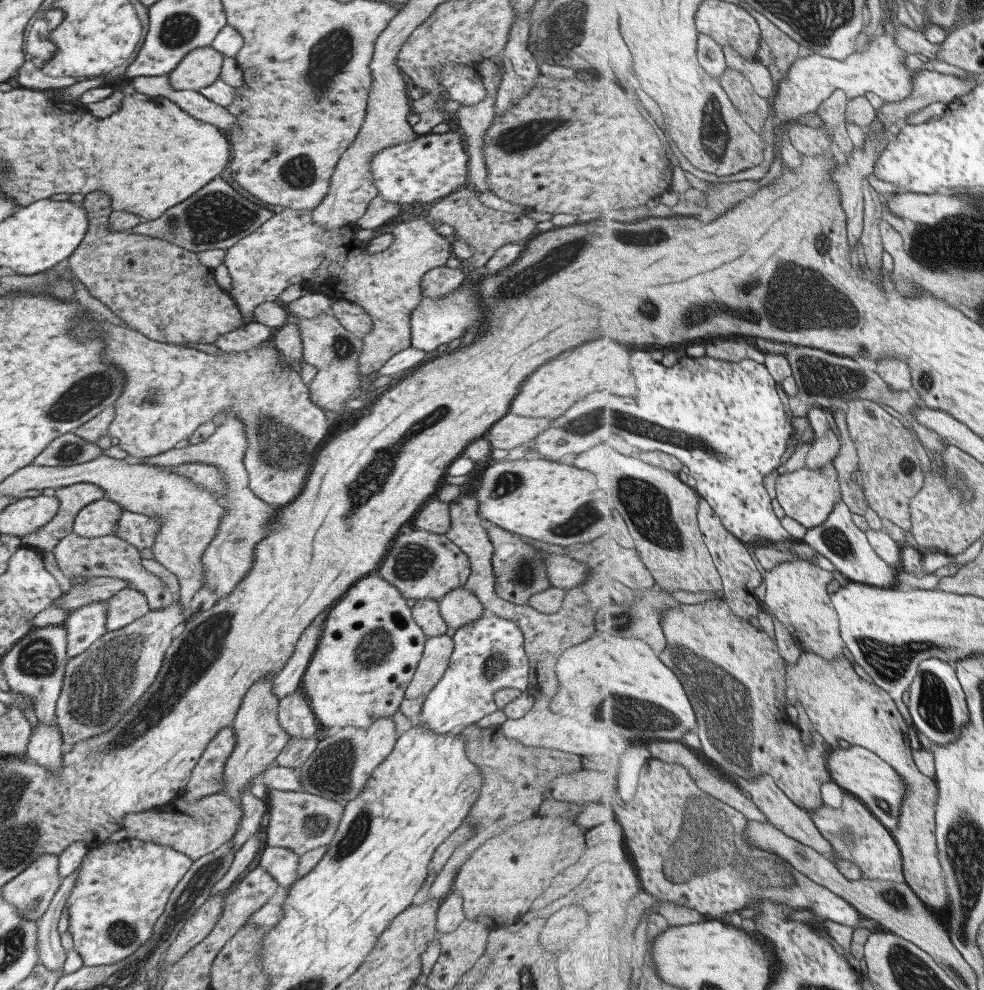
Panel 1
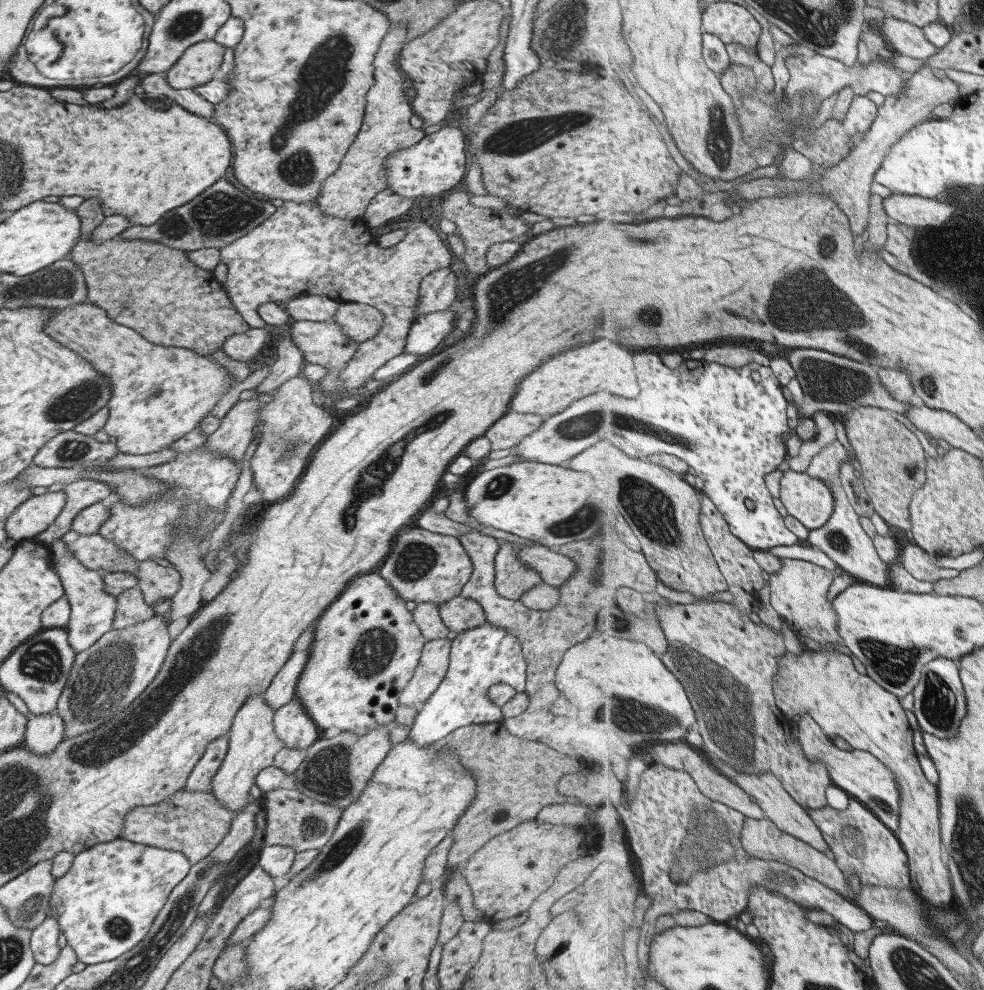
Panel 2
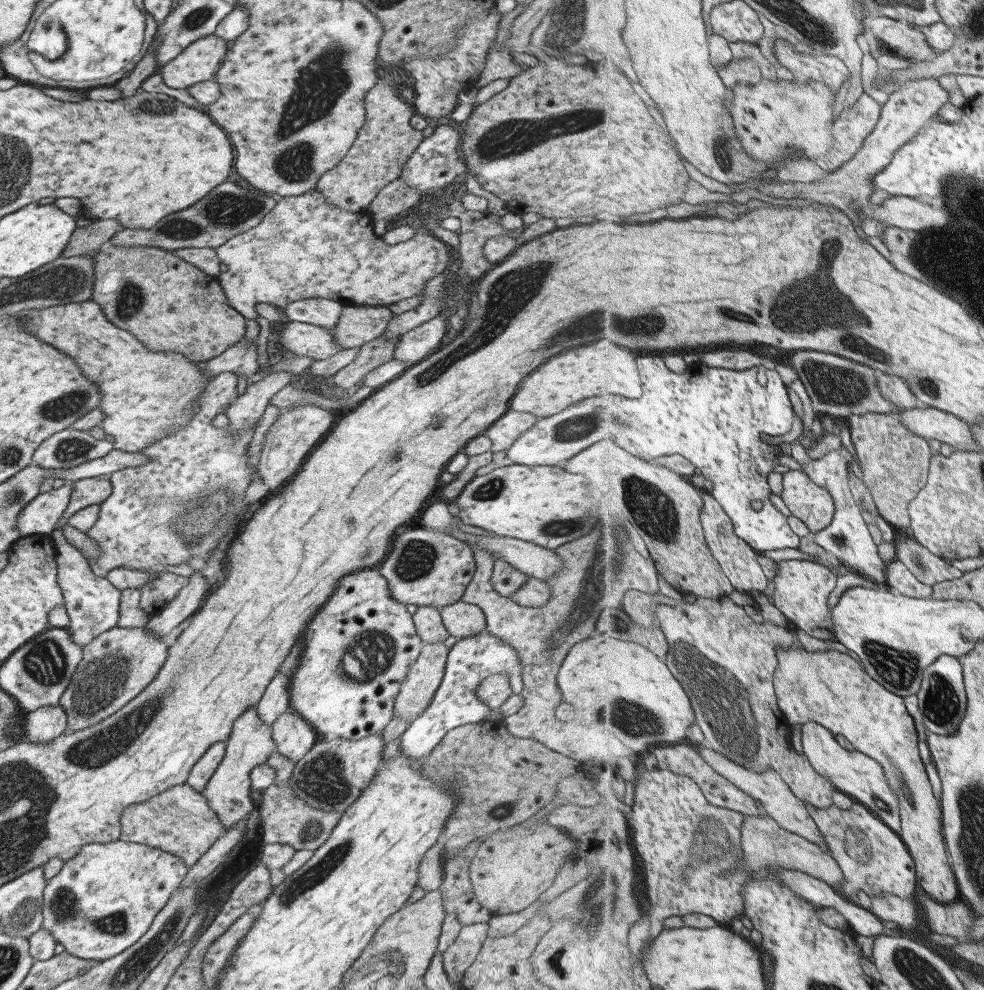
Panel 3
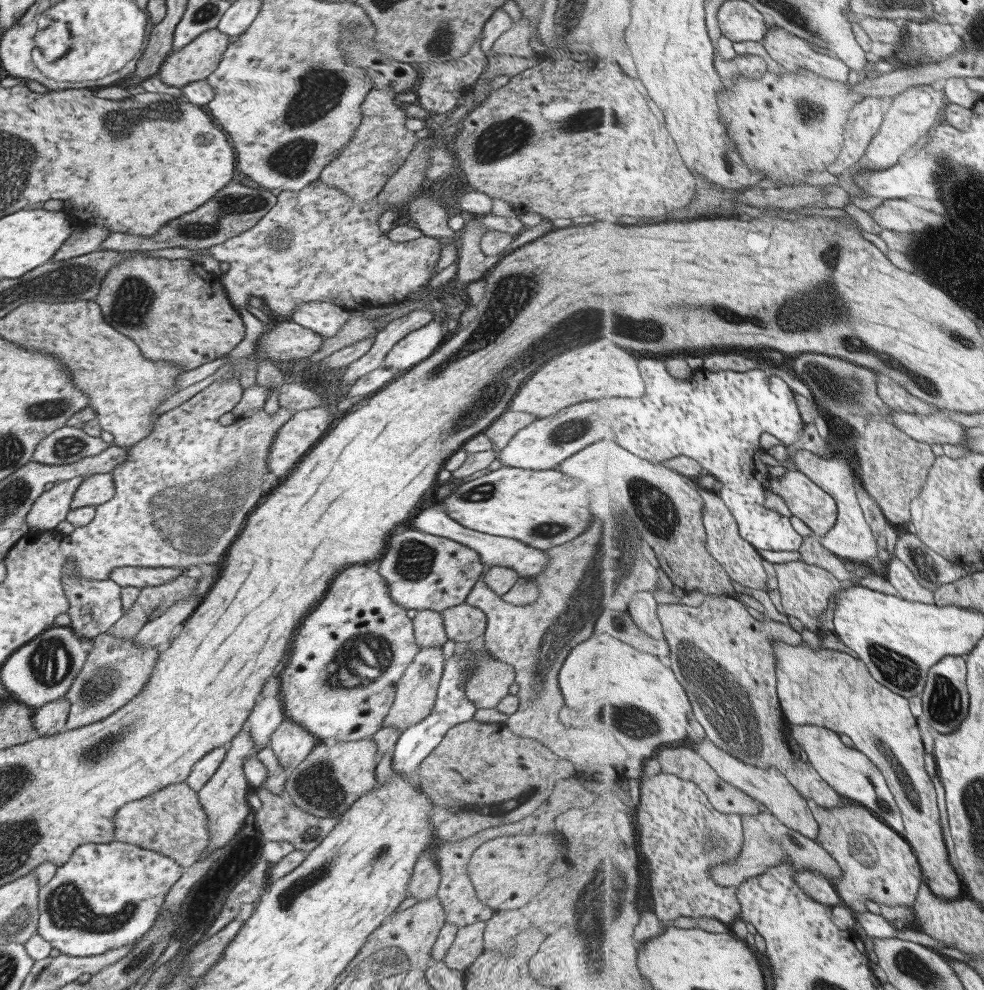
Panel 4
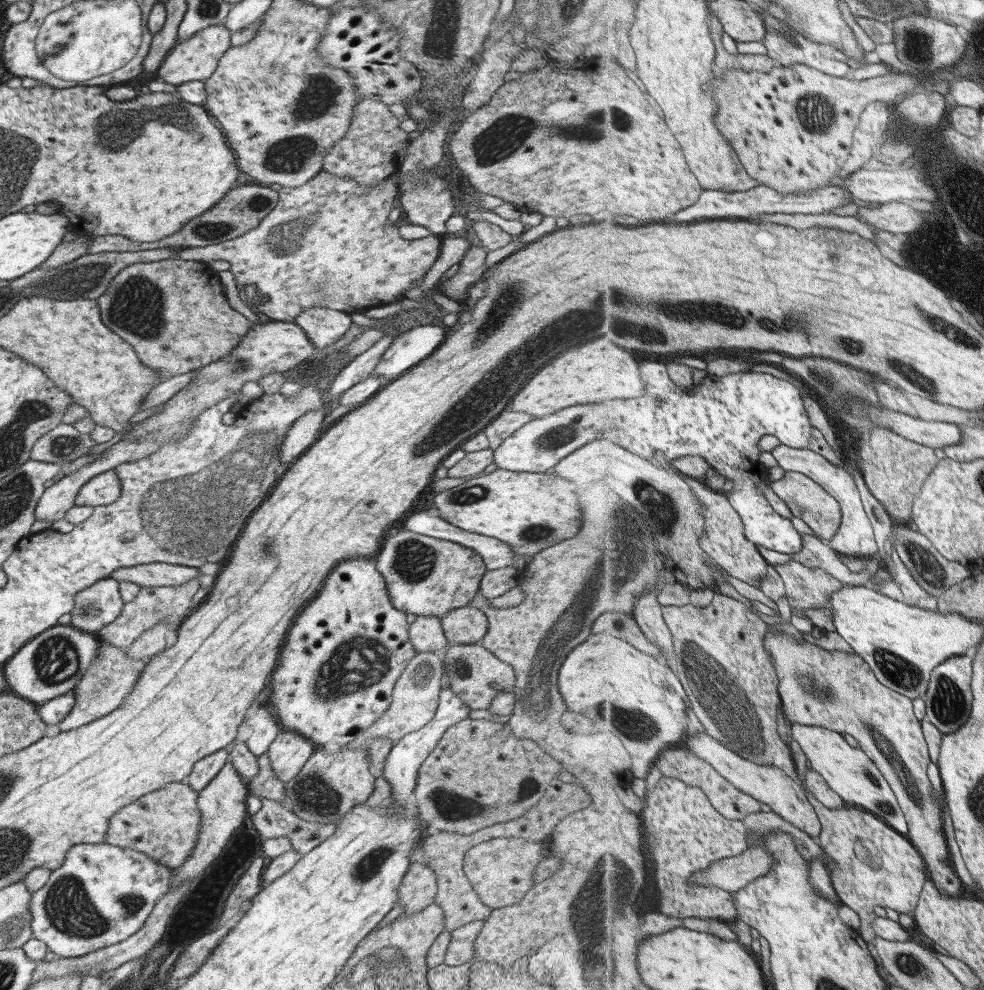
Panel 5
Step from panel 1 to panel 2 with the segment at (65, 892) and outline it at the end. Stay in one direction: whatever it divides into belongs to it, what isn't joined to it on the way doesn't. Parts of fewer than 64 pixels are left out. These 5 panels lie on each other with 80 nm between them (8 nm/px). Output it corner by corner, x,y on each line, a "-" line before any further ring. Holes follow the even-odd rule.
51,911
46,912
43,921
30,932
30,949
37,963
49,964
59,954
57,945
57,920

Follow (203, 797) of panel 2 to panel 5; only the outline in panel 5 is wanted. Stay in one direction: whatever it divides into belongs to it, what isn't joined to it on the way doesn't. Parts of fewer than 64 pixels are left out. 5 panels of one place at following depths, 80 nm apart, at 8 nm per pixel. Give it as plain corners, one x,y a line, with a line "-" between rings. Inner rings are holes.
185,781
171,782
141,796
111,816
104,844
147,855
157,865
173,868
189,858
197,844
201,814
196,806
197,795

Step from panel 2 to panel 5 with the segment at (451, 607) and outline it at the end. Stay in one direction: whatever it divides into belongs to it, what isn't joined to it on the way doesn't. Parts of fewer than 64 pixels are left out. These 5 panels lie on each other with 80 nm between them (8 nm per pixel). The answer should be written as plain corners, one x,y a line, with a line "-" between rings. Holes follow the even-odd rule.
467,604
447,612
440,618
440,625
449,644
468,645
482,639
488,622
483,611

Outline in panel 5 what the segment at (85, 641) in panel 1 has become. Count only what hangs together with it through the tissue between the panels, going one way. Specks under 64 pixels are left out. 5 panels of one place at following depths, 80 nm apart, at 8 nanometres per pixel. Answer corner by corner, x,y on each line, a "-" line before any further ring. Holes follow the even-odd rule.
109,576
75,593
70,625
92,634
118,617
123,606
118,582

